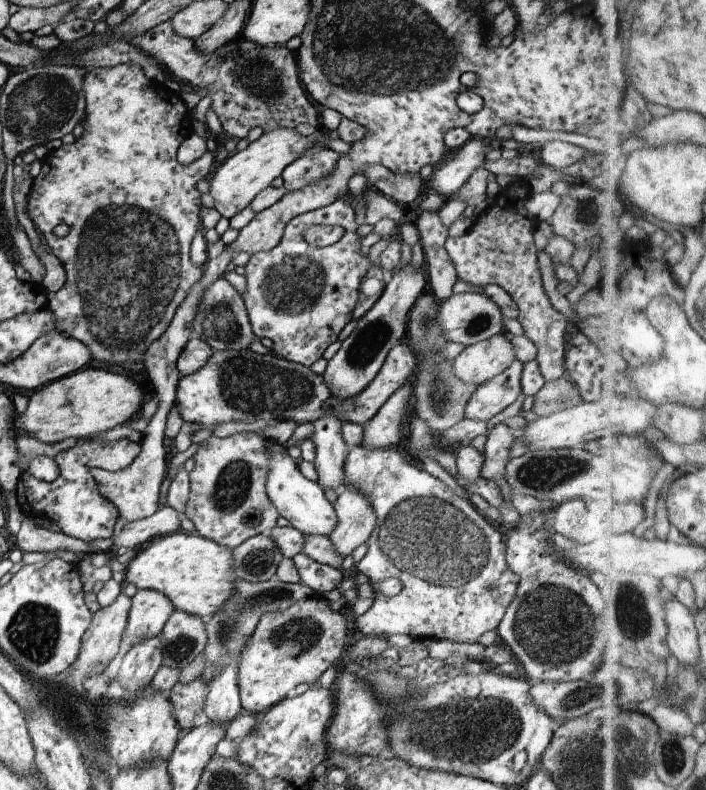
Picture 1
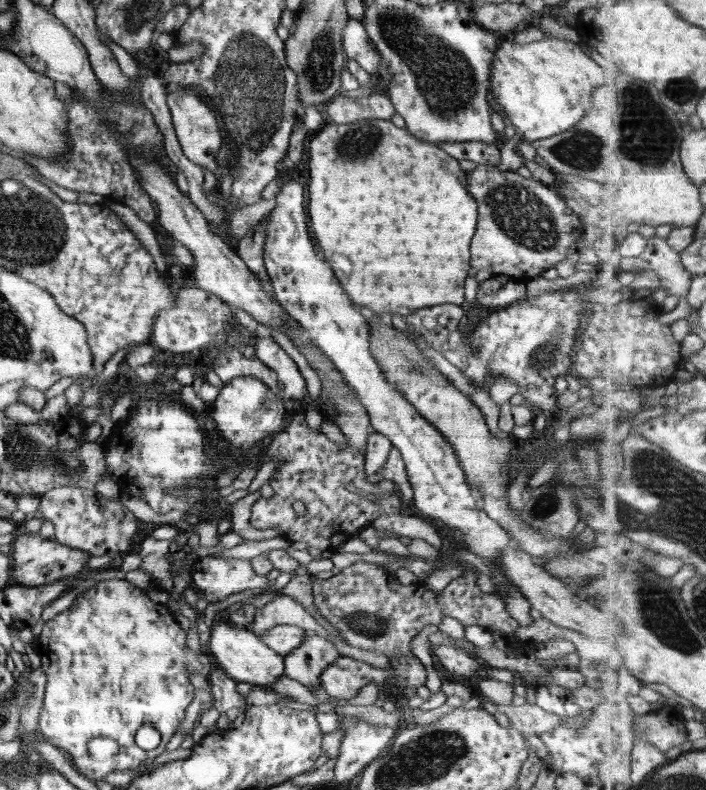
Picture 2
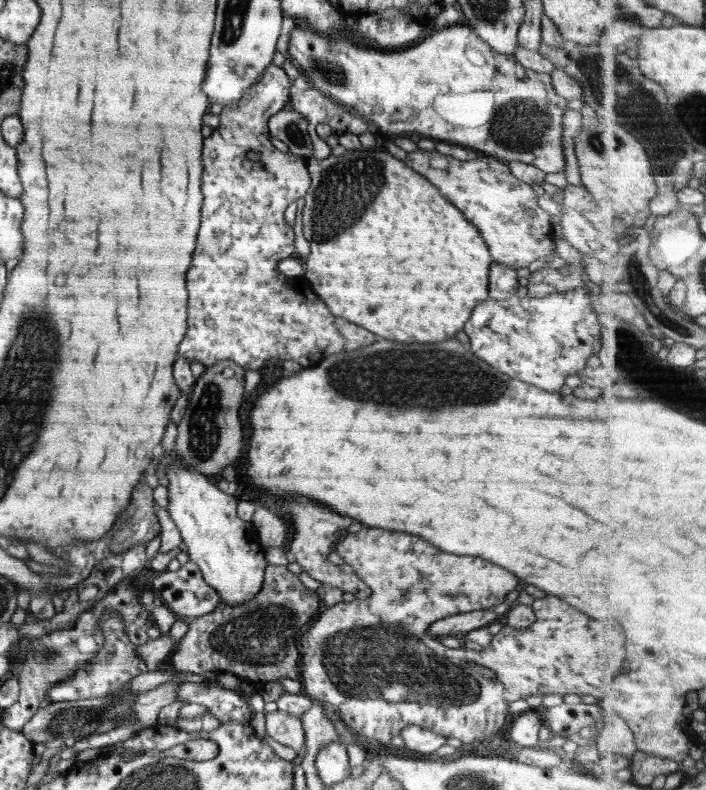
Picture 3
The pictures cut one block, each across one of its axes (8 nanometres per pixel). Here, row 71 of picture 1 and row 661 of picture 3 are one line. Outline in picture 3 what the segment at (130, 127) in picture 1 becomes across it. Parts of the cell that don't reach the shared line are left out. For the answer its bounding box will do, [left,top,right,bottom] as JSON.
[47,610,149,703]

